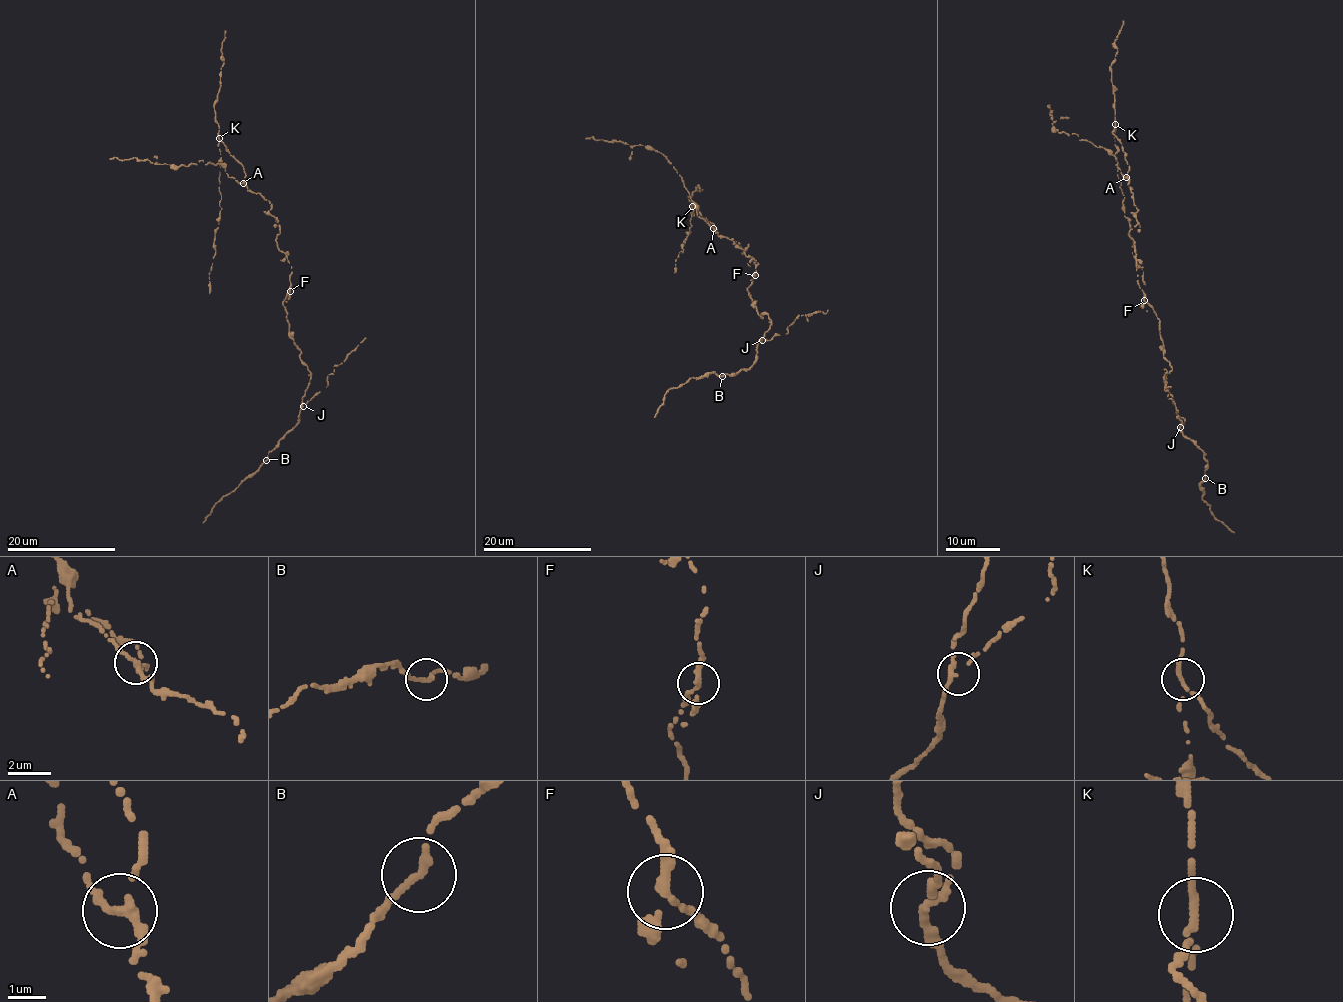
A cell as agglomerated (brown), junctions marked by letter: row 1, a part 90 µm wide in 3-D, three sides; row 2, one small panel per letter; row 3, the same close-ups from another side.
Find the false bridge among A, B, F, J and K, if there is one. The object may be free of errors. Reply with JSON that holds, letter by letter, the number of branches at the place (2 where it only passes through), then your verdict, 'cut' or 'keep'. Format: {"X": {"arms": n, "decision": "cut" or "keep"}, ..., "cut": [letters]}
{"A": {"arms": 3, "decision": "keep"}, "B": {"arms": 2, "decision": "keep"}, "F": {"arms": 3, "decision": "keep"}, "J": {"arms": 3, "decision": "keep"}, "K": {"arms": 3, "decision": "cut"}, "cut": ["K"]}

